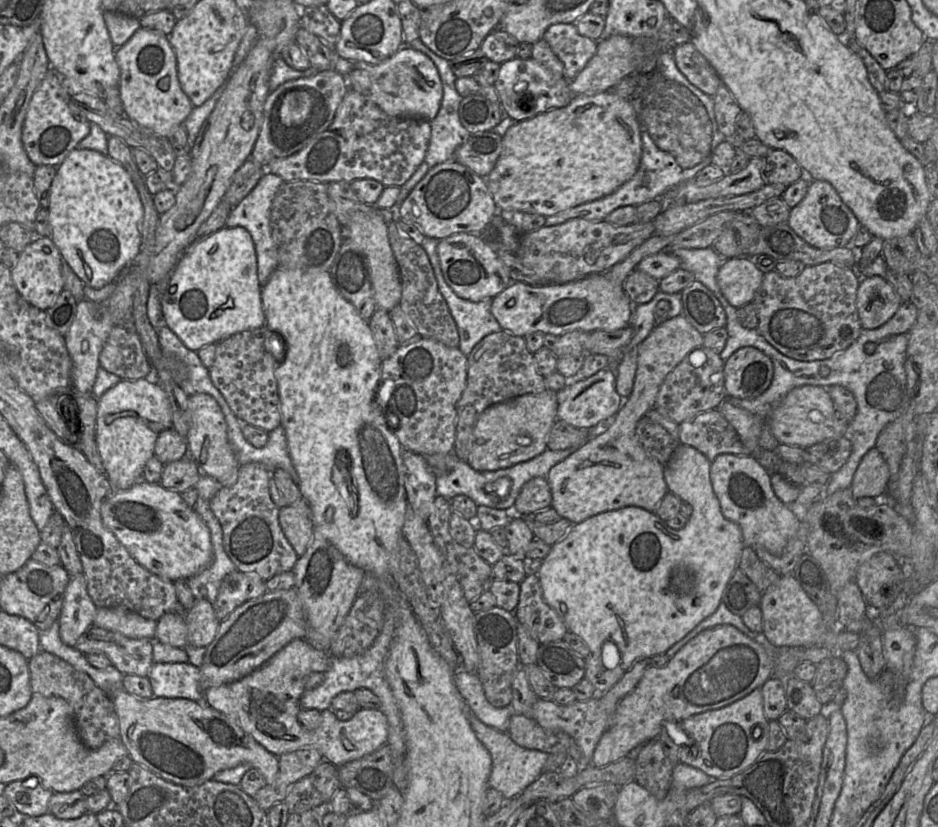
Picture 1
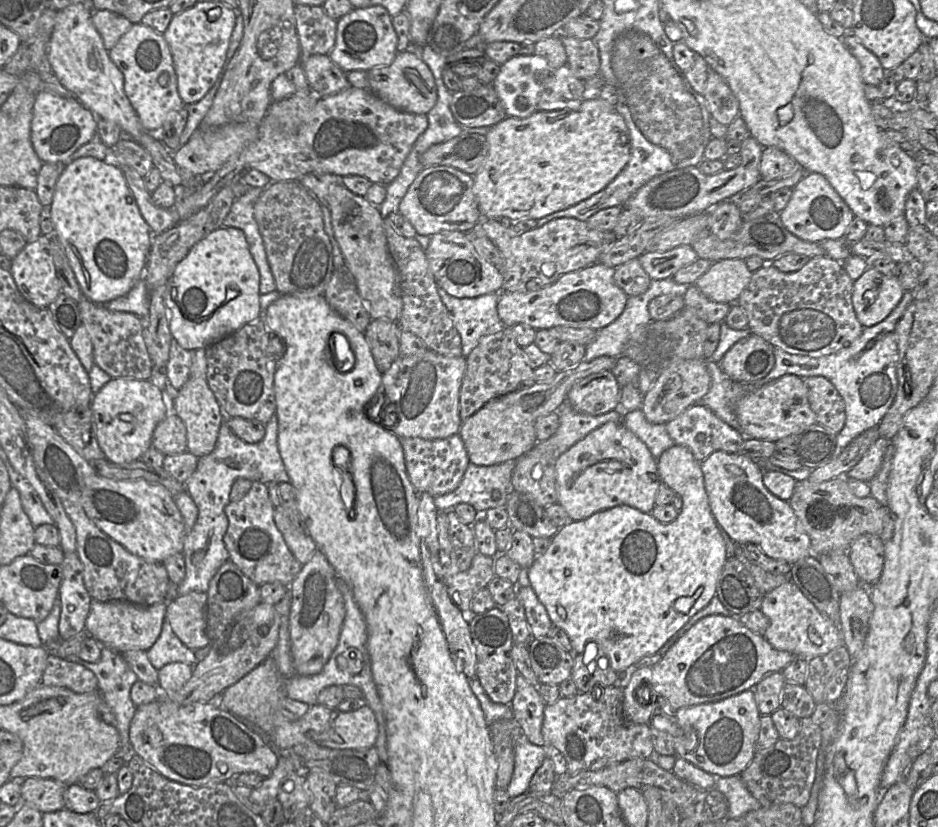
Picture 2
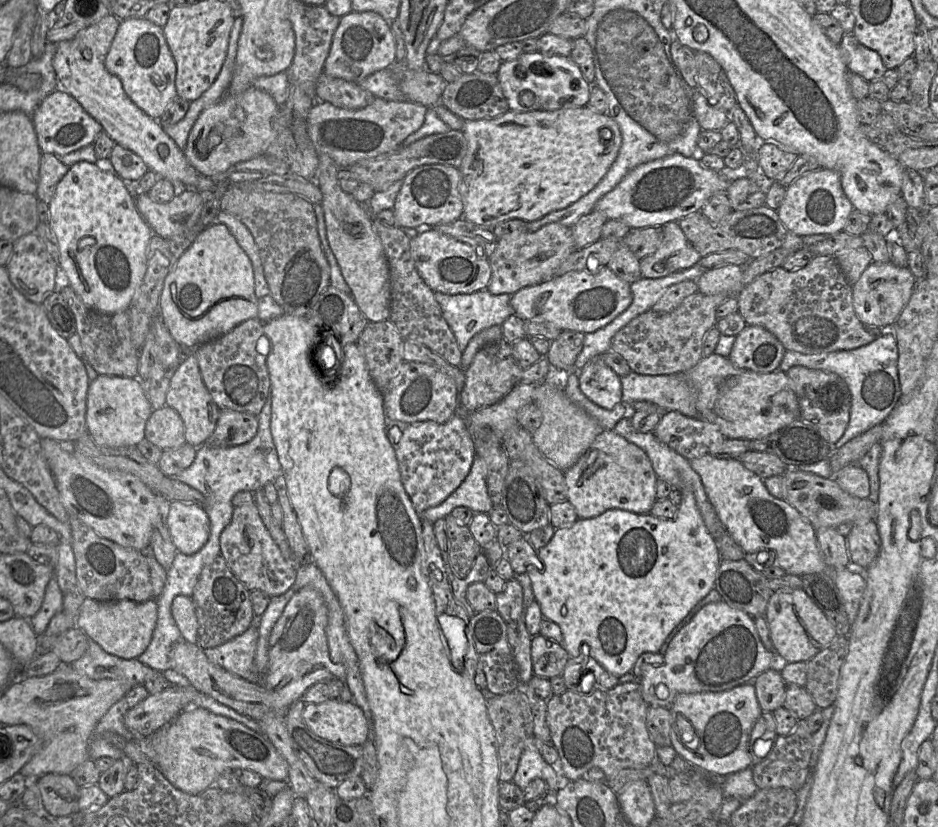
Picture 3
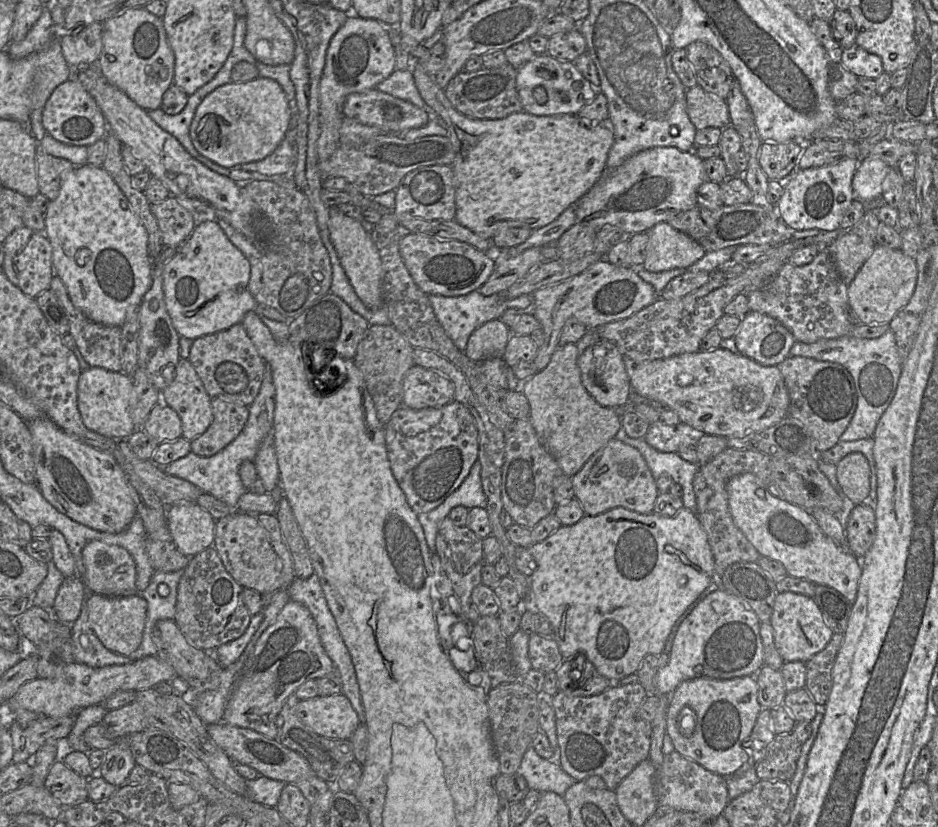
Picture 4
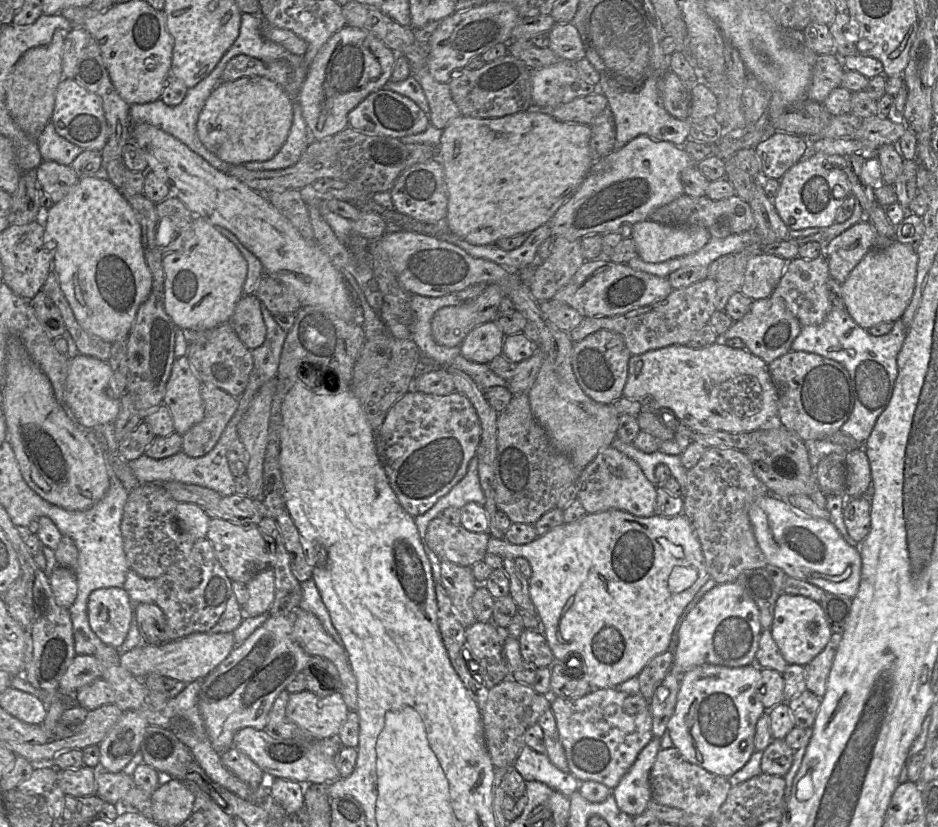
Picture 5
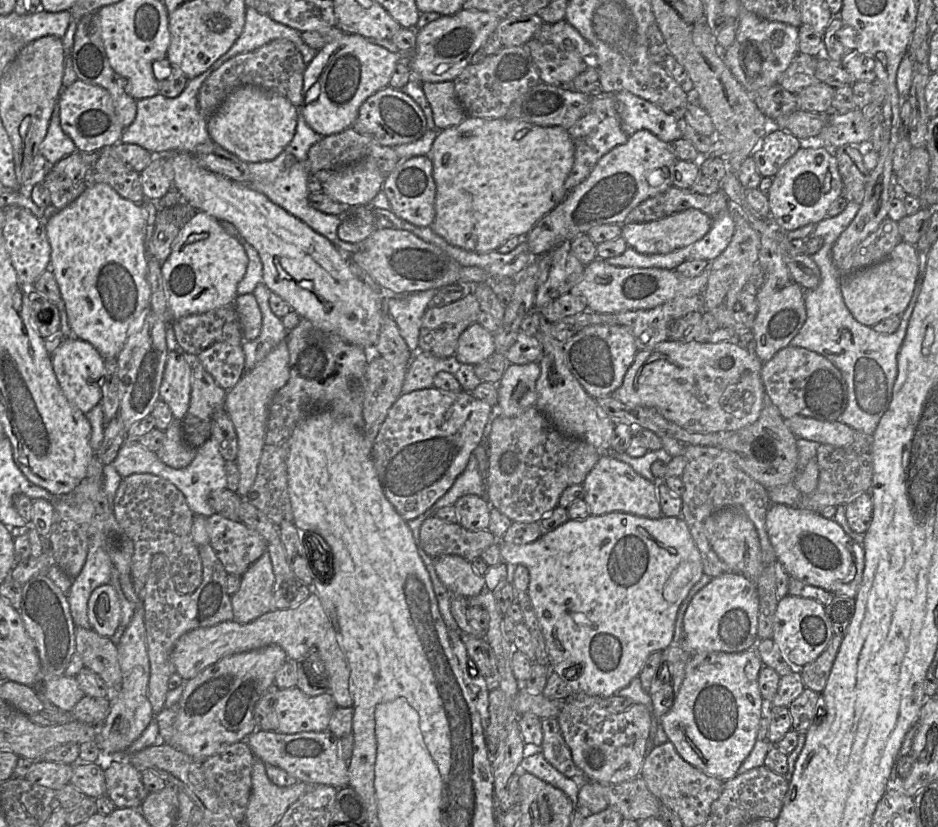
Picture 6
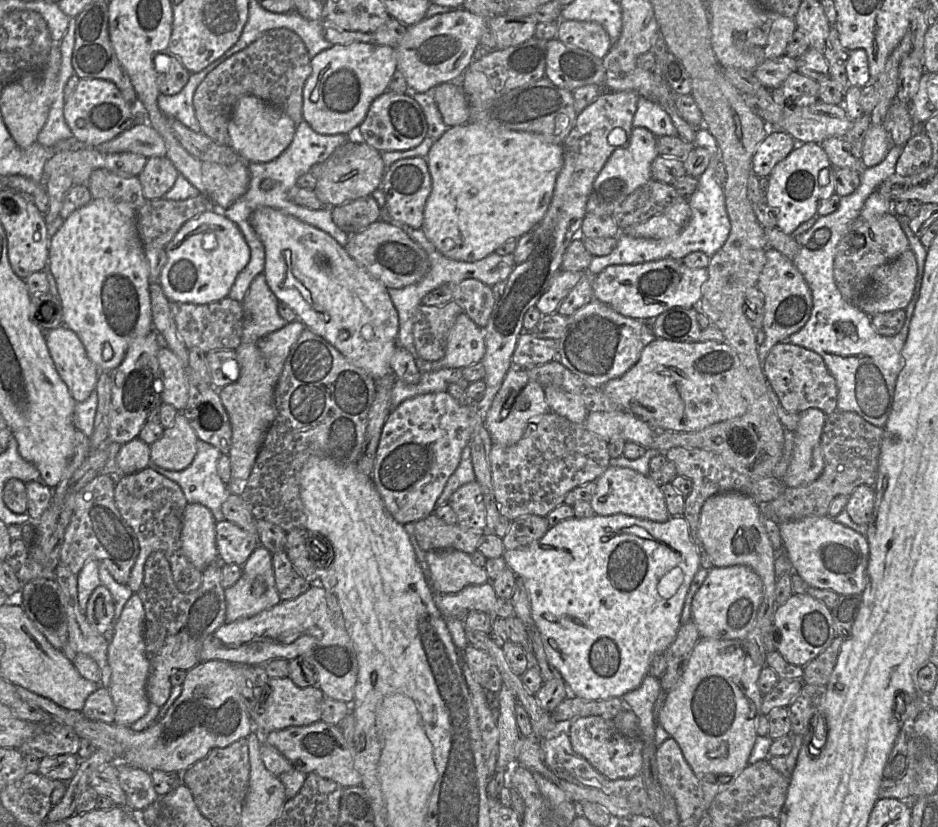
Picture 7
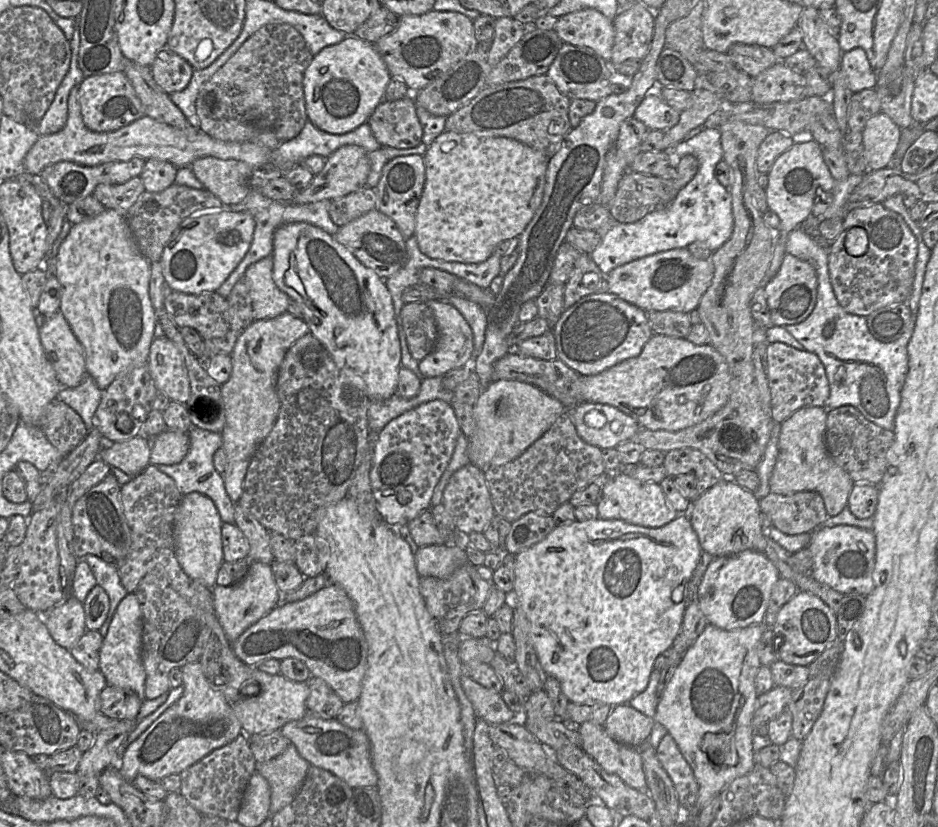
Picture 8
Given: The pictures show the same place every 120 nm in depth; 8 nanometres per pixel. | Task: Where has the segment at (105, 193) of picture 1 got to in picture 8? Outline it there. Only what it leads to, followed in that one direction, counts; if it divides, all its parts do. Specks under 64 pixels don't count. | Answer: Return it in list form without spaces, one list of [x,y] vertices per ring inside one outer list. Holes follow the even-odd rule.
[[[106,208],[98,216],[73,224],[56,256],[56,277],[61,286],[60,311],[85,351],[86,369],[97,386],[106,389],[119,374],[149,364],[157,315],[149,295],[151,262],[138,248],[125,215]]]

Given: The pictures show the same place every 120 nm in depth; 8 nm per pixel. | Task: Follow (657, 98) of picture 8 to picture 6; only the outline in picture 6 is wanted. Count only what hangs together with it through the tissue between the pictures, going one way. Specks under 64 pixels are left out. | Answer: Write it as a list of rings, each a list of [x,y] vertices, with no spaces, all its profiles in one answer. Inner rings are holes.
[[[628,91],[616,93],[615,98],[621,129],[628,137],[639,130],[648,130],[665,143],[682,138],[676,118],[655,104]]]

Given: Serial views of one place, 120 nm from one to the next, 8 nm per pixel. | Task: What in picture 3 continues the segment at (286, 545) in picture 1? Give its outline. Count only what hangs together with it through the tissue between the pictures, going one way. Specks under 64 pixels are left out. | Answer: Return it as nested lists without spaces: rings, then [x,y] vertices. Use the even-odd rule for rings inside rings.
[[[253,502],[234,507],[231,522],[220,535],[220,552],[229,569],[249,591],[260,590],[270,597],[278,596],[292,588],[295,582],[297,566],[294,564],[294,558],[293,561],[289,561],[282,555],[279,547],[263,524],[258,509]]]

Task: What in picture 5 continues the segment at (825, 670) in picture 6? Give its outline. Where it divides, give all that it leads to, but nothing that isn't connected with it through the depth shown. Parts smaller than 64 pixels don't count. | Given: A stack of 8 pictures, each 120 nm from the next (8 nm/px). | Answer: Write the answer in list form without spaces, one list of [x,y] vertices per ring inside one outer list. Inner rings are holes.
[[[832,633],[821,652],[804,666],[806,689],[820,699],[826,692],[828,675],[840,639],[841,634]]]

